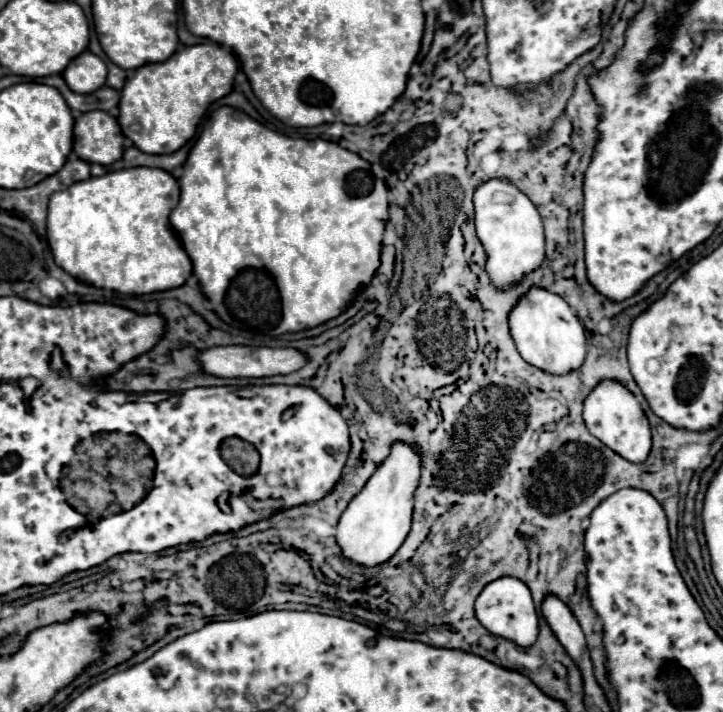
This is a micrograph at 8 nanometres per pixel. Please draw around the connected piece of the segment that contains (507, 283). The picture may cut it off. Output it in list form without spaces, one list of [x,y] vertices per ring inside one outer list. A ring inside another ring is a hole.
[[[490,179],[478,187],[474,193],[474,209],[476,209],[476,235],[486,251],[486,271],[490,283],[498,291],[508,291],[524,281],[524,277],[536,271],[544,261],[544,229],[542,219],[510,181],[504,179]]]

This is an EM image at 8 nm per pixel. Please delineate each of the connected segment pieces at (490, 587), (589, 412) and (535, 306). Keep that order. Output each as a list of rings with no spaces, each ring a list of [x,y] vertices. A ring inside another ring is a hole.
[[[496,579],[484,587],[484,591],[478,595],[474,605],[476,619],[498,637],[504,637],[508,641],[514,641],[520,647],[528,647],[536,641],[538,635],[538,615],[530,597],[530,589],[518,581],[518,579]]]
[[[604,379],[594,391],[588,395],[584,403],[584,423],[588,431],[598,437],[606,447],[610,447],[614,453],[620,457],[632,461],[632,463],[644,463],[650,447],[652,447],[652,433],[650,433],[650,423],[634,399],[634,395],[622,387],[620,383],[614,383],[610,379]]]
[[[534,289],[510,313],[510,333],[522,359],[546,373],[566,375],[582,367],[586,359],[586,335],[574,309],[550,291]]]

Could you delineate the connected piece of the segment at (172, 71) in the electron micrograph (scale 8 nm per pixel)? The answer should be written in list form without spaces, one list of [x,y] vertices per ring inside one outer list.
[[[200,43],[192,47],[182,47],[178,49],[170,59],[164,63],[152,63],[136,69],[134,77],[126,81],[122,89],[122,99],[120,99],[120,127],[128,139],[134,141],[134,145],[144,151],[144,153],[174,153],[178,151],[186,141],[190,141],[196,133],[196,127],[216,99],[222,99],[232,91],[234,75],[238,71],[238,61],[236,57],[224,49],[222,45],[216,43]]]

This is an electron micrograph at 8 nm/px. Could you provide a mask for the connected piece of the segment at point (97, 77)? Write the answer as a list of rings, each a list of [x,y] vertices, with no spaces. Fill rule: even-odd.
[[[84,51],[62,75],[74,93],[94,93],[106,83],[106,63],[98,55]]]

